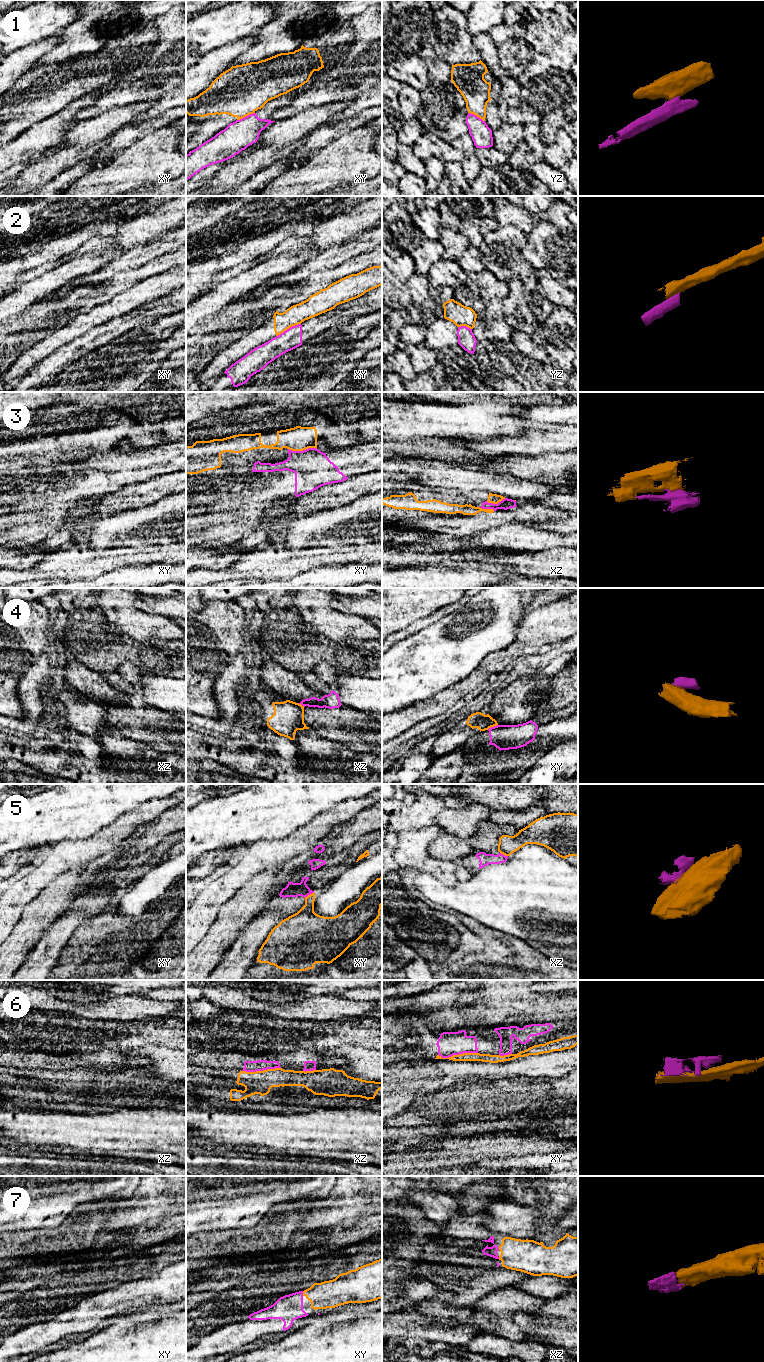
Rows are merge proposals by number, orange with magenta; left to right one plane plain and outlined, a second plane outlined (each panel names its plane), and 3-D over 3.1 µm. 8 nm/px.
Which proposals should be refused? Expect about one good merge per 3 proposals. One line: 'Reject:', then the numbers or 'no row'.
Reject: 1, 2, 3, 4, 5, 6

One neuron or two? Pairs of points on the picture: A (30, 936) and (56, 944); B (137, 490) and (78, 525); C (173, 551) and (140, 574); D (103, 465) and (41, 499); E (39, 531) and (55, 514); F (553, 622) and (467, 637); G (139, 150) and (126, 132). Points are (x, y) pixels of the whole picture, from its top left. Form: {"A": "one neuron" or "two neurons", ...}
{"A": "two neurons", "B": "one neuron", "C": "two neurons", "D": "one neuron", "E": "one neuron", "F": "two neurons", "G": "two neurons"}

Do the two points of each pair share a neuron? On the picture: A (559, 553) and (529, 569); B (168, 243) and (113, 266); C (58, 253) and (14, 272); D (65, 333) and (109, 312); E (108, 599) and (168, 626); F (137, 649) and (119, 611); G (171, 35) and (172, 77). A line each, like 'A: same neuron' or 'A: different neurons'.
A: same neuron
B: same neuron
C: same neuron
D: same neuron
E: same neuron
F: different neurons
G: same neuron

